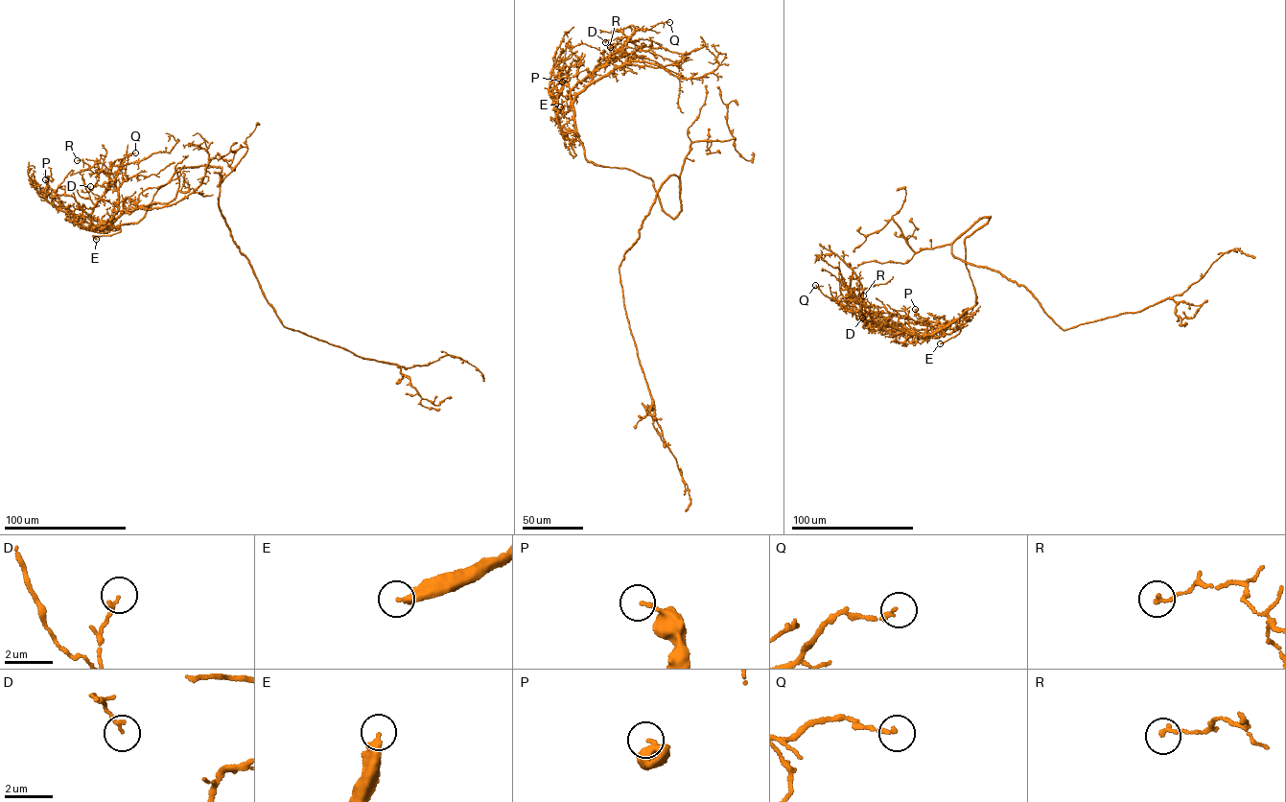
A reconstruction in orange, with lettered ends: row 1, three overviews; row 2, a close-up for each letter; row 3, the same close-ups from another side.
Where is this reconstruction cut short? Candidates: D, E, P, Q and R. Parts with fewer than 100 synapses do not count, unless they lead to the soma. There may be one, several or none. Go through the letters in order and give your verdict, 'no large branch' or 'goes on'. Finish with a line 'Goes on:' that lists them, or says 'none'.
D: no large branch
E: goes on
P: no large branch
Q: no large branch
R: no large branch
Goes on: E

